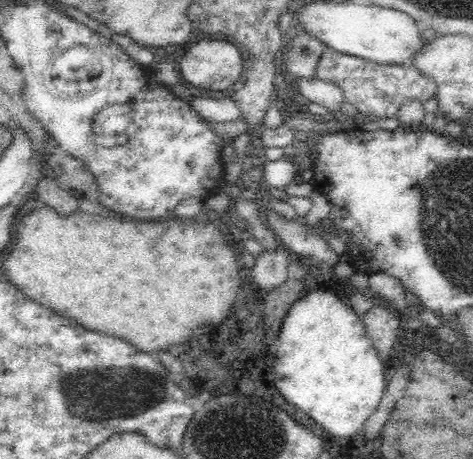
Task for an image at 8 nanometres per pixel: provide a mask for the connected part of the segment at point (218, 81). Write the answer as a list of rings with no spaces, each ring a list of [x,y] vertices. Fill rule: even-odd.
[[[206,36],[204,40],[196,40],[180,62],[180,77],[186,85],[208,90],[226,90],[231,88],[242,76],[242,56],[238,45],[225,39]]]

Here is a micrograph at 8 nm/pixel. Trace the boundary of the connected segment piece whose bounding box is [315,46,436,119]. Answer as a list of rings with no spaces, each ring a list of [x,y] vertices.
[[[324,47],[323,55],[317,64],[316,76],[323,81],[339,86],[346,102],[353,104],[362,114],[378,118],[396,118],[400,106],[409,100],[424,104],[434,98],[434,79],[422,75],[414,67],[399,64],[378,64],[368,59],[342,54]]]

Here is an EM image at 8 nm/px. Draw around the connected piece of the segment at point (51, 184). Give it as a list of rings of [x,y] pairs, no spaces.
[[[45,174],[38,180],[32,194],[36,200],[43,202],[62,216],[72,214],[79,208],[79,200],[60,188],[54,176],[50,176],[50,174]]]

